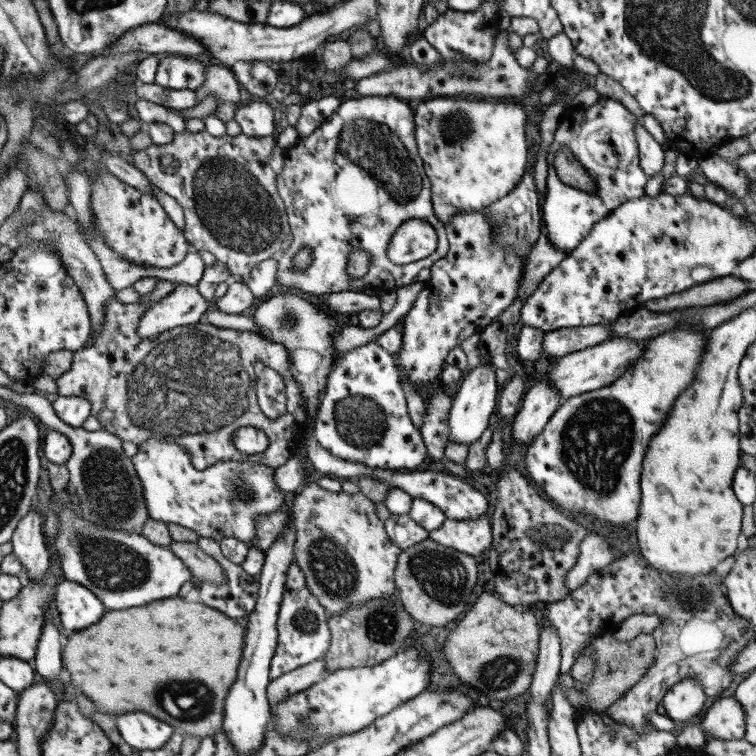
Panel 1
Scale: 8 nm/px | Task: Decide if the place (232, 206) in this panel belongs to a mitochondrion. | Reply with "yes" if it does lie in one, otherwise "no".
yes

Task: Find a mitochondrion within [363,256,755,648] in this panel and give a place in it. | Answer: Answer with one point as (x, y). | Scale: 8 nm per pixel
(594, 445)

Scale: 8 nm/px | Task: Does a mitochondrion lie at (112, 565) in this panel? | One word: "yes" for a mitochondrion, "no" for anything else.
yes

